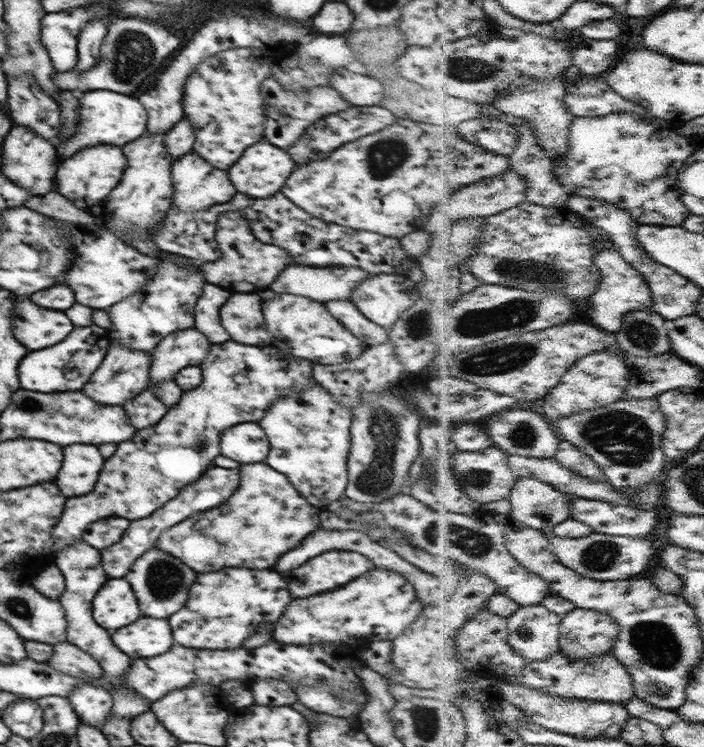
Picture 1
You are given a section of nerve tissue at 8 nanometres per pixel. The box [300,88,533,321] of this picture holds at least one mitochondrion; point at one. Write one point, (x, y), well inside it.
(386, 155)

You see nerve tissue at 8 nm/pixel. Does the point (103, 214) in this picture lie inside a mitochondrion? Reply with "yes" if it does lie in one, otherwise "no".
no

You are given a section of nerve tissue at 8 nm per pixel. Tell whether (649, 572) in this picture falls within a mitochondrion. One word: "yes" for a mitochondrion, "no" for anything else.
no

